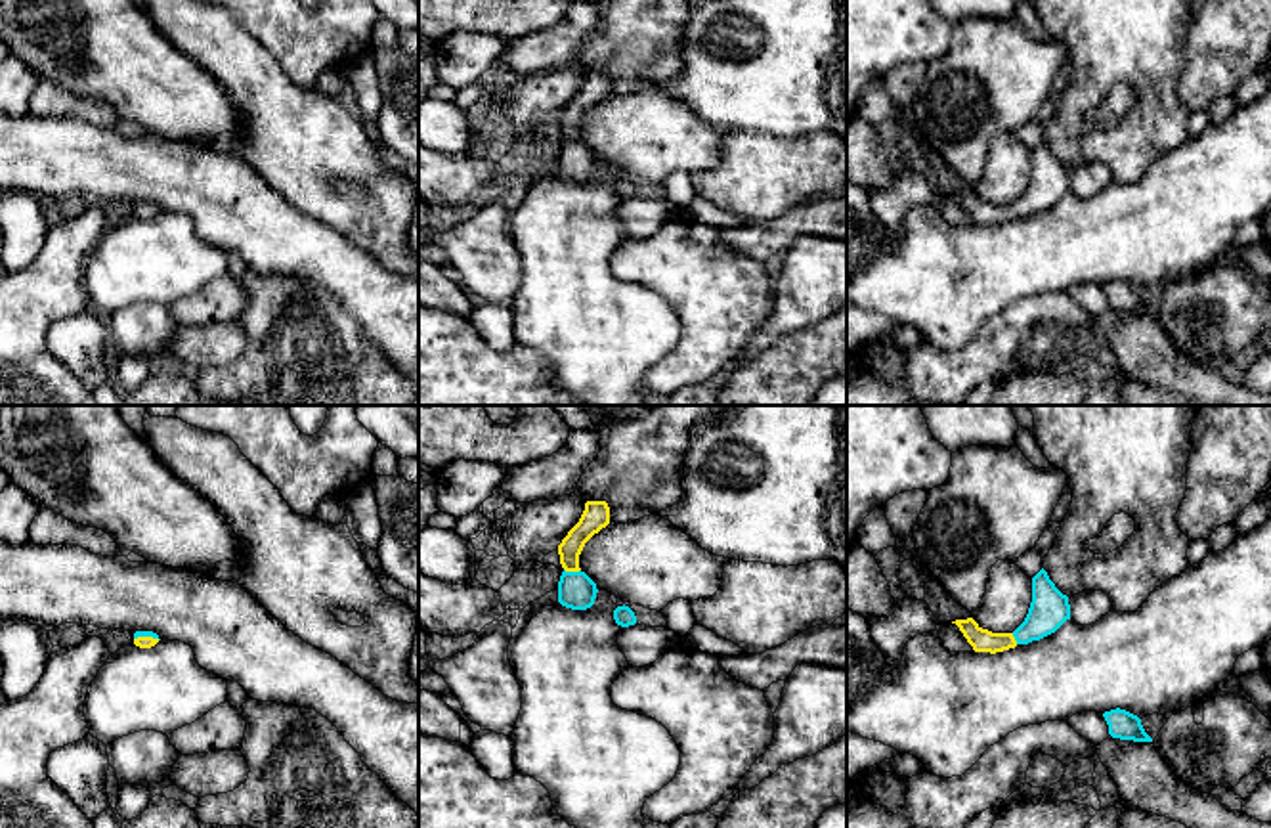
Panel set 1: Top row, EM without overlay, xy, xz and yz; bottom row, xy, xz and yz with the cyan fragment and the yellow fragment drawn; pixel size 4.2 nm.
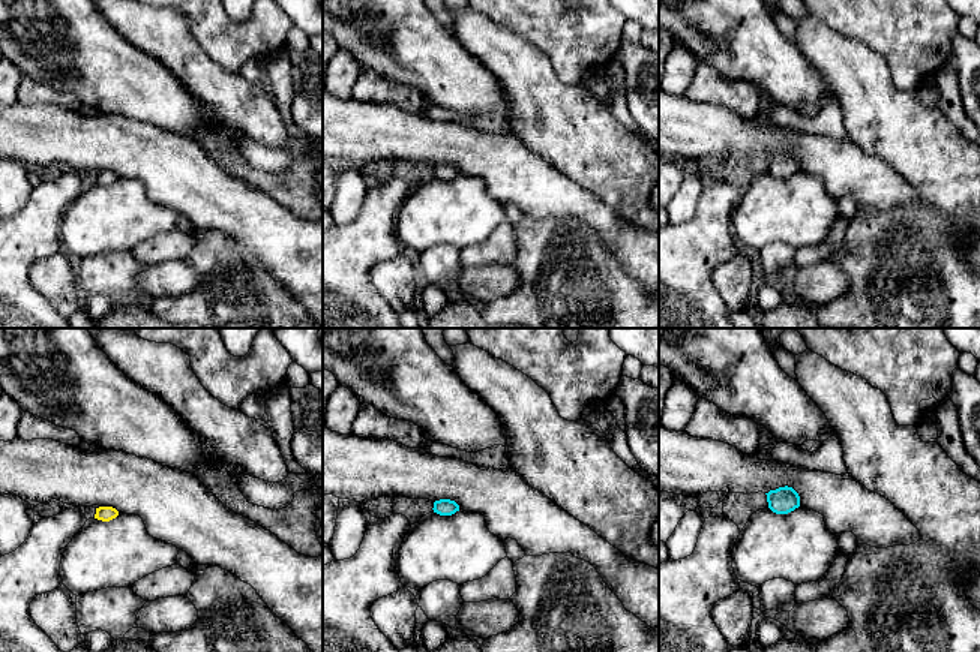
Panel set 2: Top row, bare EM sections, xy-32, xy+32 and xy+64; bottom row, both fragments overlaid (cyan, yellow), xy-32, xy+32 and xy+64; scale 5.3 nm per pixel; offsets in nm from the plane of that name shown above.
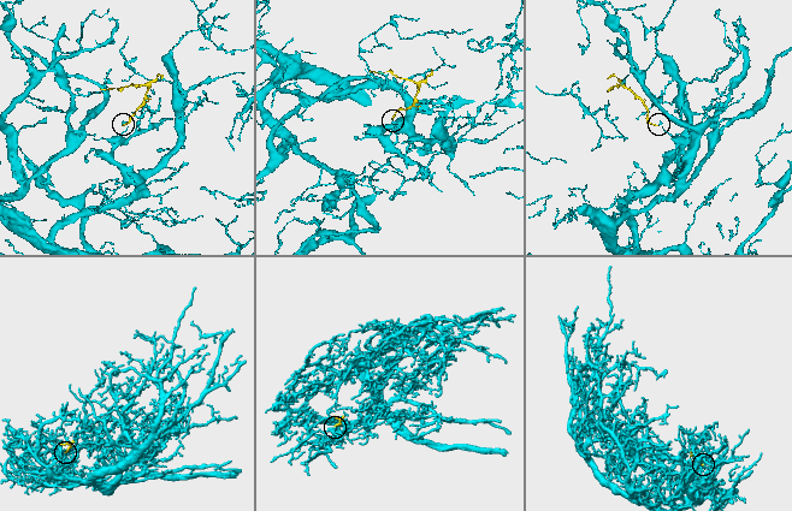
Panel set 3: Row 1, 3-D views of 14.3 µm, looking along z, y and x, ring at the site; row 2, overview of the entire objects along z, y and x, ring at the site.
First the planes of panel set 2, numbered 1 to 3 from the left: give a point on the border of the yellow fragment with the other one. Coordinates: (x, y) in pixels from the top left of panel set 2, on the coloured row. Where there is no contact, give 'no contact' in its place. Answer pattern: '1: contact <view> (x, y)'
1: no contact
2: no contact
3: no contact

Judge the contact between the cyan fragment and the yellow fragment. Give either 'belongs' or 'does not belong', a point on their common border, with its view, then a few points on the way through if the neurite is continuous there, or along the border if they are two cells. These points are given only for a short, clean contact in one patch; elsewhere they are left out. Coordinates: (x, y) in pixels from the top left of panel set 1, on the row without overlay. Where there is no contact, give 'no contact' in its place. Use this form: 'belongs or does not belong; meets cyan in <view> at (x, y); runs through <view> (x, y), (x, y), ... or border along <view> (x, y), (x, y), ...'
belongs; meets cyan in xz at (572, 144); runs through xz (576, 161), (572, 144), (572, 115), (593, 90)

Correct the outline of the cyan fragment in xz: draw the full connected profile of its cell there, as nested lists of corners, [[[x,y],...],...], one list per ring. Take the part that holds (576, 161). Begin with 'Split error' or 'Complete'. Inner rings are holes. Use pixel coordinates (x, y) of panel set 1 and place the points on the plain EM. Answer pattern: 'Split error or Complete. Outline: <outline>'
Split error. Outline: [[[587,73],[579,94],[558,117],[560,136],[564,140],[558,153],[558,174],[571,182],[587,182],[594,176],[596,155],[579,140],[579,126],[585,115],[610,96],[610,78],[606,73]]]

